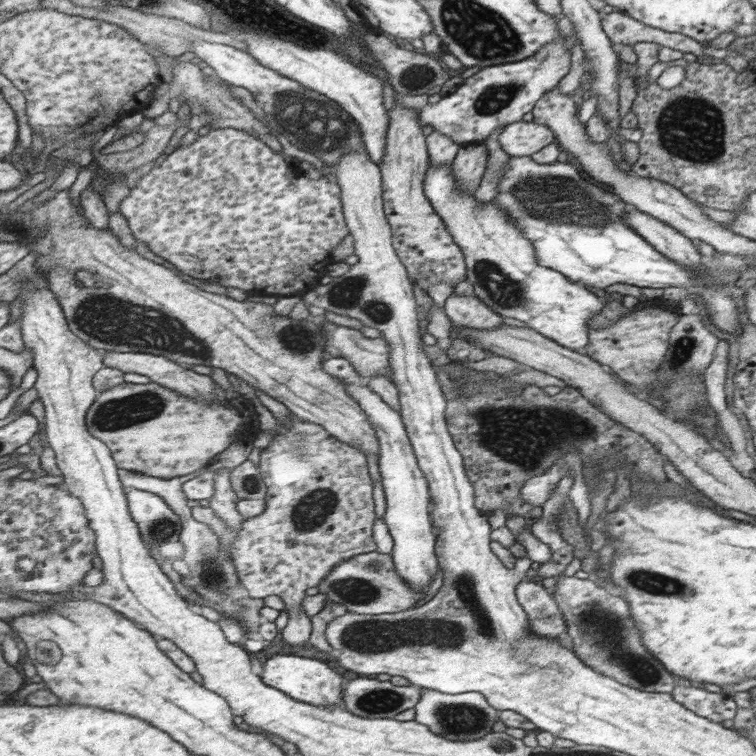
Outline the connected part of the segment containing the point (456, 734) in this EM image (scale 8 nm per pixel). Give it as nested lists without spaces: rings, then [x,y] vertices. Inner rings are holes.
[[[425,688],[414,710],[416,722],[428,725],[434,734],[444,736],[446,740],[478,740],[490,734],[492,726],[500,719],[500,711],[481,692],[446,694]]]

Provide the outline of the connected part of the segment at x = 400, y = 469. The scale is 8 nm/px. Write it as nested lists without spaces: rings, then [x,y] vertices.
[[[326,352],[324,369],[336,376],[338,380],[345,382],[349,395],[365,410],[366,417],[370,418],[369,423],[377,433],[378,444],[380,444],[377,463],[386,501],[383,519],[394,541],[391,557],[402,580],[405,580],[411,588],[426,592],[428,584],[432,582],[438,570],[440,560],[436,560],[436,554],[434,554],[434,534],[432,534],[432,526],[428,518],[428,506],[431,503],[428,502],[430,500],[429,486],[426,486],[425,473],[421,471],[420,462],[413,451],[412,441],[409,439],[404,420],[401,414],[392,410],[380,398],[379,394],[363,383],[364,377],[355,369],[354,364],[346,360],[346,357],[332,356]]]

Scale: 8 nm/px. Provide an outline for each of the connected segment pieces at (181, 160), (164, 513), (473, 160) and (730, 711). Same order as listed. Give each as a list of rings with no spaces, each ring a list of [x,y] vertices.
[[[221,128],[210,130],[209,133],[199,136],[187,146],[178,145],[175,150],[166,156],[159,166],[154,165],[148,174],[144,174],[136,185],[122,201],[121,212],[127,218],[129,232],[133,234],[136,242],[146,244],[150,252],[164,258],[166,262],[175,266],[182,274],[193,279],[208,281],[228,288],[239,288],[250,294],[250,290],[256,292],[268,292],[268,294],[280,294],[289,297],[294,292],[304,292],[310,286],[318,282],[318,278],[324,274],[332,250],[340,244],[344,236],[350,234],[347,220],[344,220],[343,202],[340,202],[340,185],[327,177],[318,180],[310,180],[298,172],[298,165],[290,165],[286,158],[272,148],[268,148],[258,137],[254,137],[246,131],[235,128]]]
[[[132,489],[126,493],[132,520],[142,534],[142,540],[150,547],[179,541],[183,529],[180,517],[164,502],[163,498],[149,490]]]
[[[482,142],[461,146],[452,162],[451,169],[459,191],[474,193],[480,186],[489,159],[489,150]]]
[[[678,685],[671,695],[675,701],[685,705],[687,709],[718,723],[732,720],[738,710],[734,699],[725,693],[714,693],[702,688]]]

